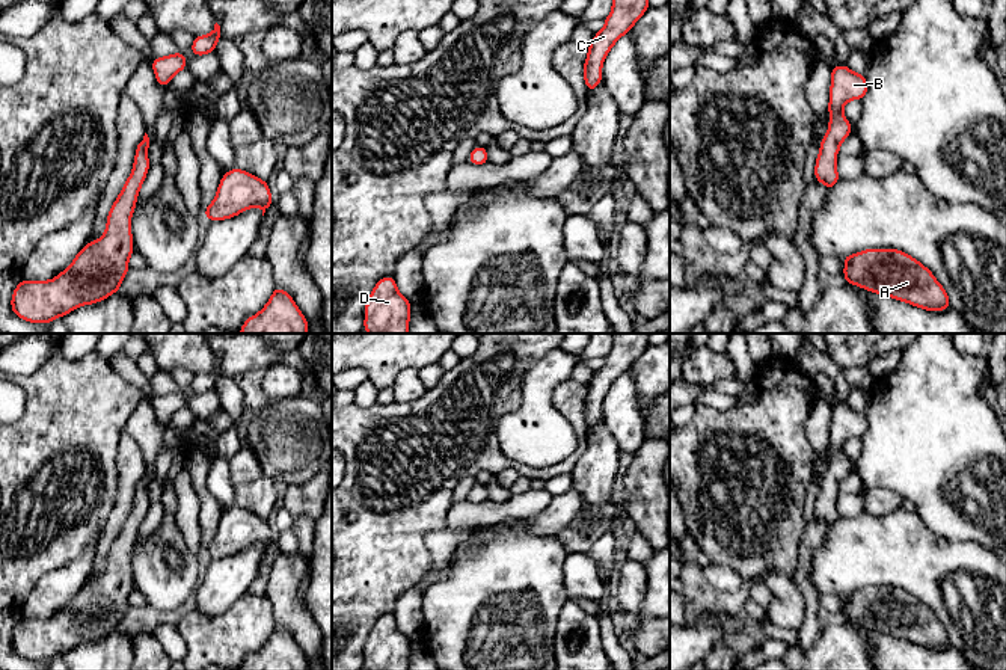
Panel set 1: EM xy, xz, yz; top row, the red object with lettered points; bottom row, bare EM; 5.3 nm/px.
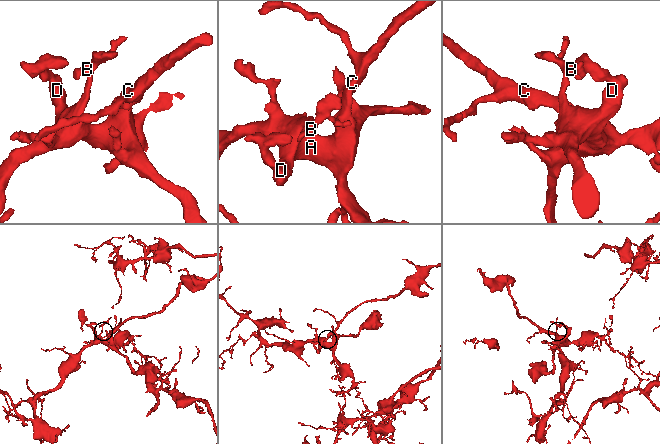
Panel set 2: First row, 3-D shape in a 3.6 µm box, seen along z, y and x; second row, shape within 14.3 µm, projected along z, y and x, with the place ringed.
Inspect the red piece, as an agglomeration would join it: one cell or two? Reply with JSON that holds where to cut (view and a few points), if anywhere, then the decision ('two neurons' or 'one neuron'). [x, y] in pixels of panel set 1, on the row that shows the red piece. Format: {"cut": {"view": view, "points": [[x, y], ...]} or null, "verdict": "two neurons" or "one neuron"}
{"cut": null, "verdict": "one neuron"}

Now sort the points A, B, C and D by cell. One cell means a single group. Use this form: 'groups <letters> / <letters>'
groups A B C D

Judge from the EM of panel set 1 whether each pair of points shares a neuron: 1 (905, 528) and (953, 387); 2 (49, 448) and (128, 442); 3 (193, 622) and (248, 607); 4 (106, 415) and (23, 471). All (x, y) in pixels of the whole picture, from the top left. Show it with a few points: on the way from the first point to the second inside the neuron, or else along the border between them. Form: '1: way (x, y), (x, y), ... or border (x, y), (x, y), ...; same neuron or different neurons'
1: border (914, 512), (940, 536); different neurons
2: border (124, 429), (118, 444), (116, 480); different neurons
3: way (207, 625), (230, 625), (234, 620); same neuron
4: way (85, 417), (44, 456); same neuron

